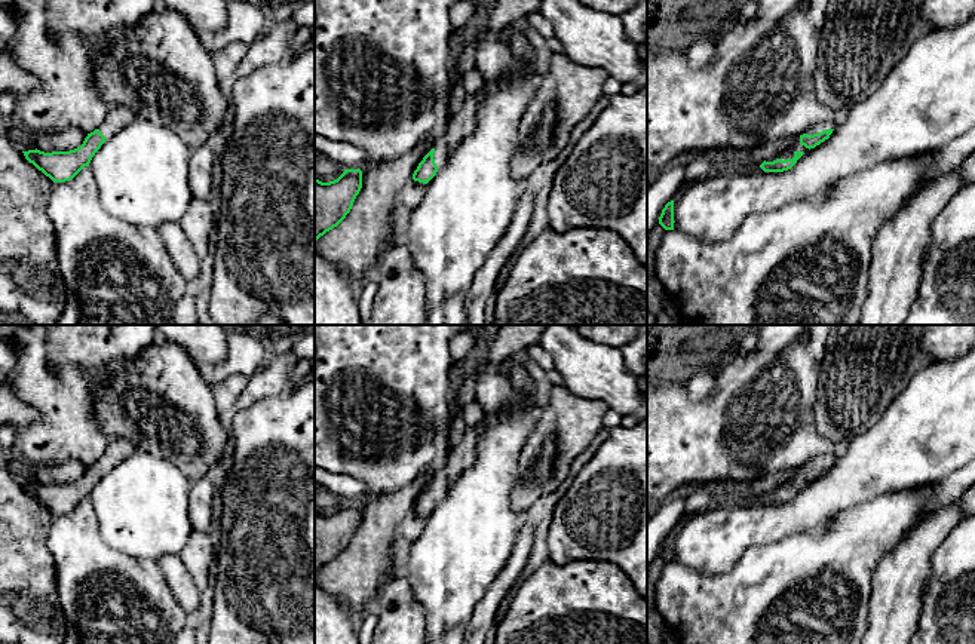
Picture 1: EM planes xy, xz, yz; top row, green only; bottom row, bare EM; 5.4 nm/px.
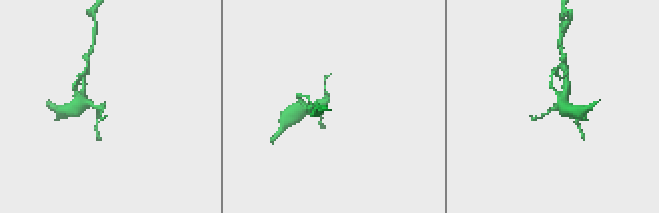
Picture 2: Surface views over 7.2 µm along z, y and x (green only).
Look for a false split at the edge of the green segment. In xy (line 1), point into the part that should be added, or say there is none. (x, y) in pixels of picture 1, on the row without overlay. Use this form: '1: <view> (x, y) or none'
1: xy (117, 450)

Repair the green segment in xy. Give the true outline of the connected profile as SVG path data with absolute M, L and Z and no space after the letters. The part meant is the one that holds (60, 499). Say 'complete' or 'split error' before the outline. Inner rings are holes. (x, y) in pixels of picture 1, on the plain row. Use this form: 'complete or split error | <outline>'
split error | M116 438L110 441L101 459L88 466L80 479L70 484L45 485L36 481L22 485L30 496L53 515L65 515L73 512L85 499L89 499L92 490L107 470L126 460L137 450L131 441Z

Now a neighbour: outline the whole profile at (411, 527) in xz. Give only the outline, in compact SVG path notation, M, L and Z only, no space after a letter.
M411 510L399 525L398 536L413 543L421 534L424 525L426 525L426 516L414 513Z

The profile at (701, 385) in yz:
M711 371L697 372L689 383L689 398L692 401L705 399L714 387L715 375Z

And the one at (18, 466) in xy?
M15 454L3 466L15 475L22 484L36 482L34 466L31 466L25 459Z

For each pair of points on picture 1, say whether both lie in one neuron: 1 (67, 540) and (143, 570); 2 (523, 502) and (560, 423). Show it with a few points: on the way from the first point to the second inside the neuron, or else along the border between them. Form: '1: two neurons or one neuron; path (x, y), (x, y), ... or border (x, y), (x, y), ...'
1: one neuron; path (86, 560), (92, 566), (123, 570)
2: one neuron; path (534, 482), (549, 451), (549, 441)

